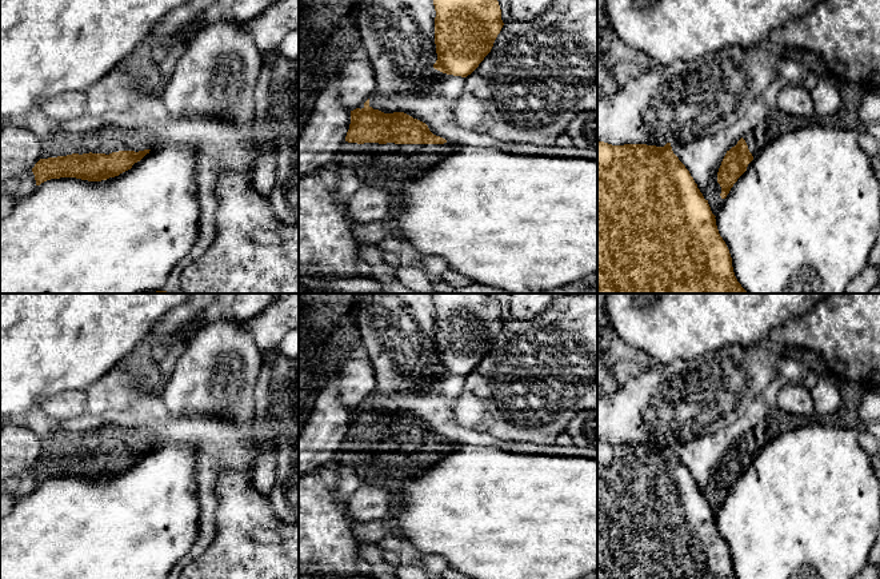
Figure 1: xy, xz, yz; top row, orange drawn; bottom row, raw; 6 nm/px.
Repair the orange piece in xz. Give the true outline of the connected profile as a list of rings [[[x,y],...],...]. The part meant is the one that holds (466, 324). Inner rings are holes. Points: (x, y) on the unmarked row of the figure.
[[[433,294],[435,343],[437,359],[433,367],[453,375],[467,376],[491,351],[504,322],[499,300],[488,294]]]

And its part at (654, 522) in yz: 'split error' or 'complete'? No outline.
complete

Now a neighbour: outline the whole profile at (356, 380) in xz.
[[[352,356],[337,371],[337,386],[341,403],[349,410],[364,403],[376,390],[375,372],[371,360]]]

